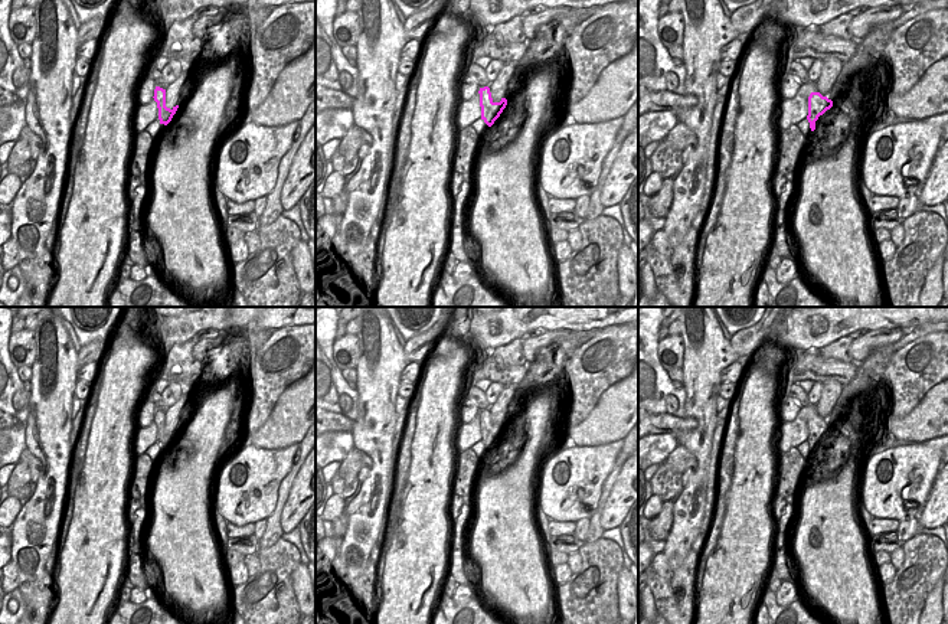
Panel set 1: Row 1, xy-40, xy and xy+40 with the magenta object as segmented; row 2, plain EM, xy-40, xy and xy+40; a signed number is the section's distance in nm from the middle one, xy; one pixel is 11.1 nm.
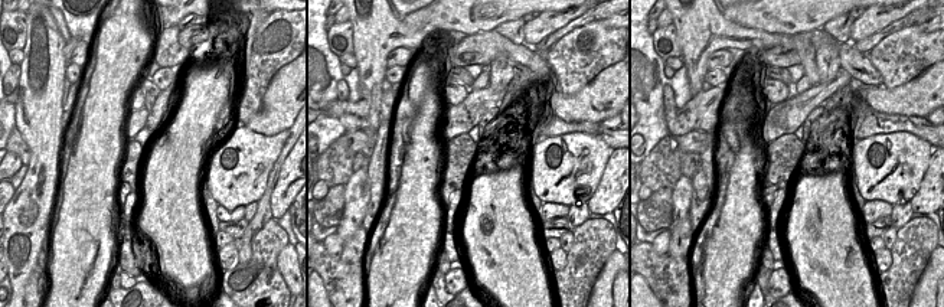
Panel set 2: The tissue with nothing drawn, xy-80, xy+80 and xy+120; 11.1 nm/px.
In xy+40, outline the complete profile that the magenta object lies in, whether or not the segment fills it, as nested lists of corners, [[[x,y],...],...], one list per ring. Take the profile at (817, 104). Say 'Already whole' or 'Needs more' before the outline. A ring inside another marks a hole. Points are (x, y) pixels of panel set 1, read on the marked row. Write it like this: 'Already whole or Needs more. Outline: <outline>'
Needs more. Outline: [[[811,92],[808,97],[808,115],[811,131],[821,134],[808,144],[804,163],[814,164],[826,161],[828,154],[841,146],[850,133],[849,110],[831,108],[833,101],[820,92]]]

